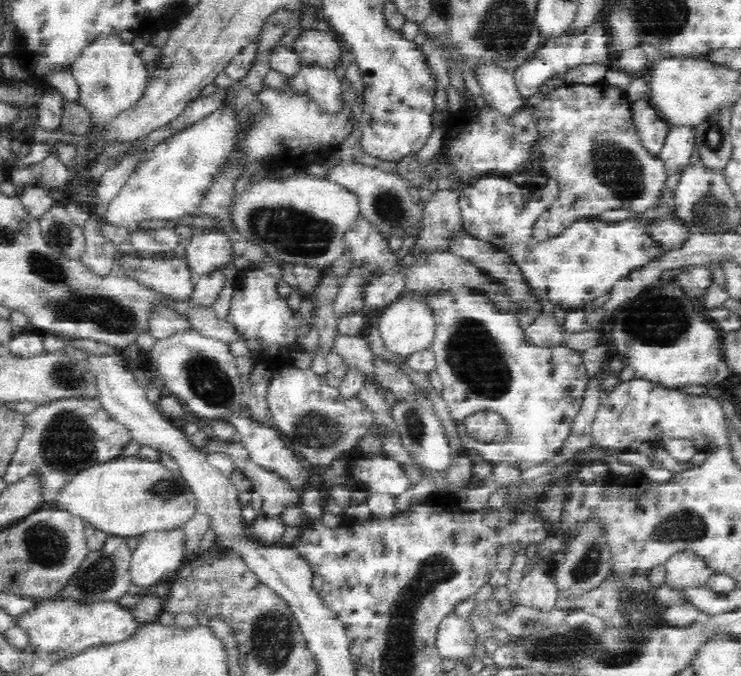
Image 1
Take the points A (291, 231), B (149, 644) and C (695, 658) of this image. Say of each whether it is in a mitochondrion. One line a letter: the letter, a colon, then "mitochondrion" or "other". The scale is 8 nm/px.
A: mitochondrion
B: other
C: other

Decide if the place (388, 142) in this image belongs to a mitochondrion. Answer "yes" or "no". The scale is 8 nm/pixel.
no

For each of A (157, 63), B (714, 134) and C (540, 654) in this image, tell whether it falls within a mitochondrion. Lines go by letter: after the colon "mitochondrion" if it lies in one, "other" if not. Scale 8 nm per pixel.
A: other
B: mitochondrion
C: mitochondrion

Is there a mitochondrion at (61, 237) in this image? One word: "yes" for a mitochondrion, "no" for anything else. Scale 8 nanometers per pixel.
yes

